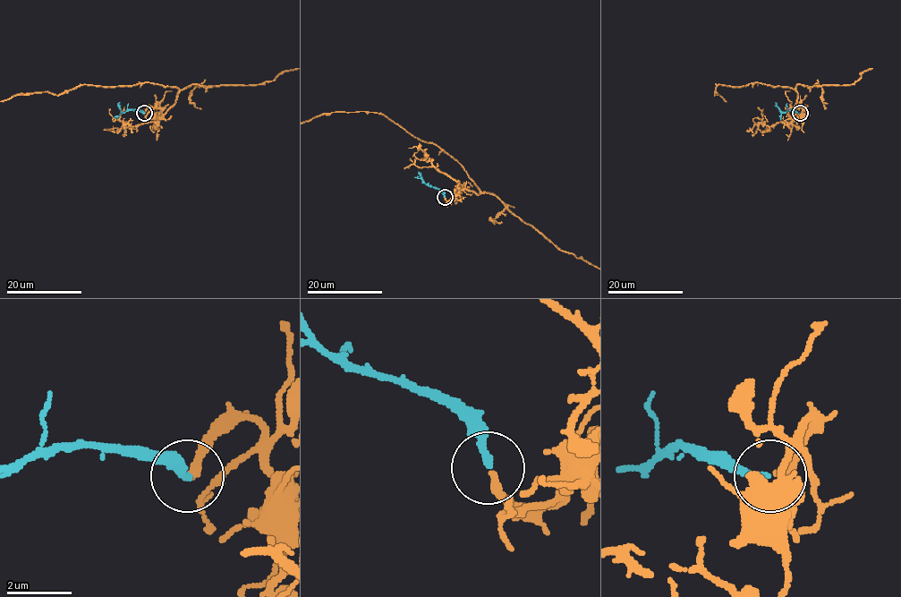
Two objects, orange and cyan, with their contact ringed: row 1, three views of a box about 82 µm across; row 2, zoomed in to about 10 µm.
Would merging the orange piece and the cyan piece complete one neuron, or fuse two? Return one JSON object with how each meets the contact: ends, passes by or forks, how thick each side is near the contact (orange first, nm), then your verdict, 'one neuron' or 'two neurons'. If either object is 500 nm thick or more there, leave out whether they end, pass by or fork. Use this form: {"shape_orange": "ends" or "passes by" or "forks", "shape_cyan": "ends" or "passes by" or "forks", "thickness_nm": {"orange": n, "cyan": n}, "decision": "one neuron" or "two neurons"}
{"shape_orange": "ends", "shape_cyan": "ends", "thickness_nm": {"orange": 260, "cyan": 240}, "decision": "one neuron"}

